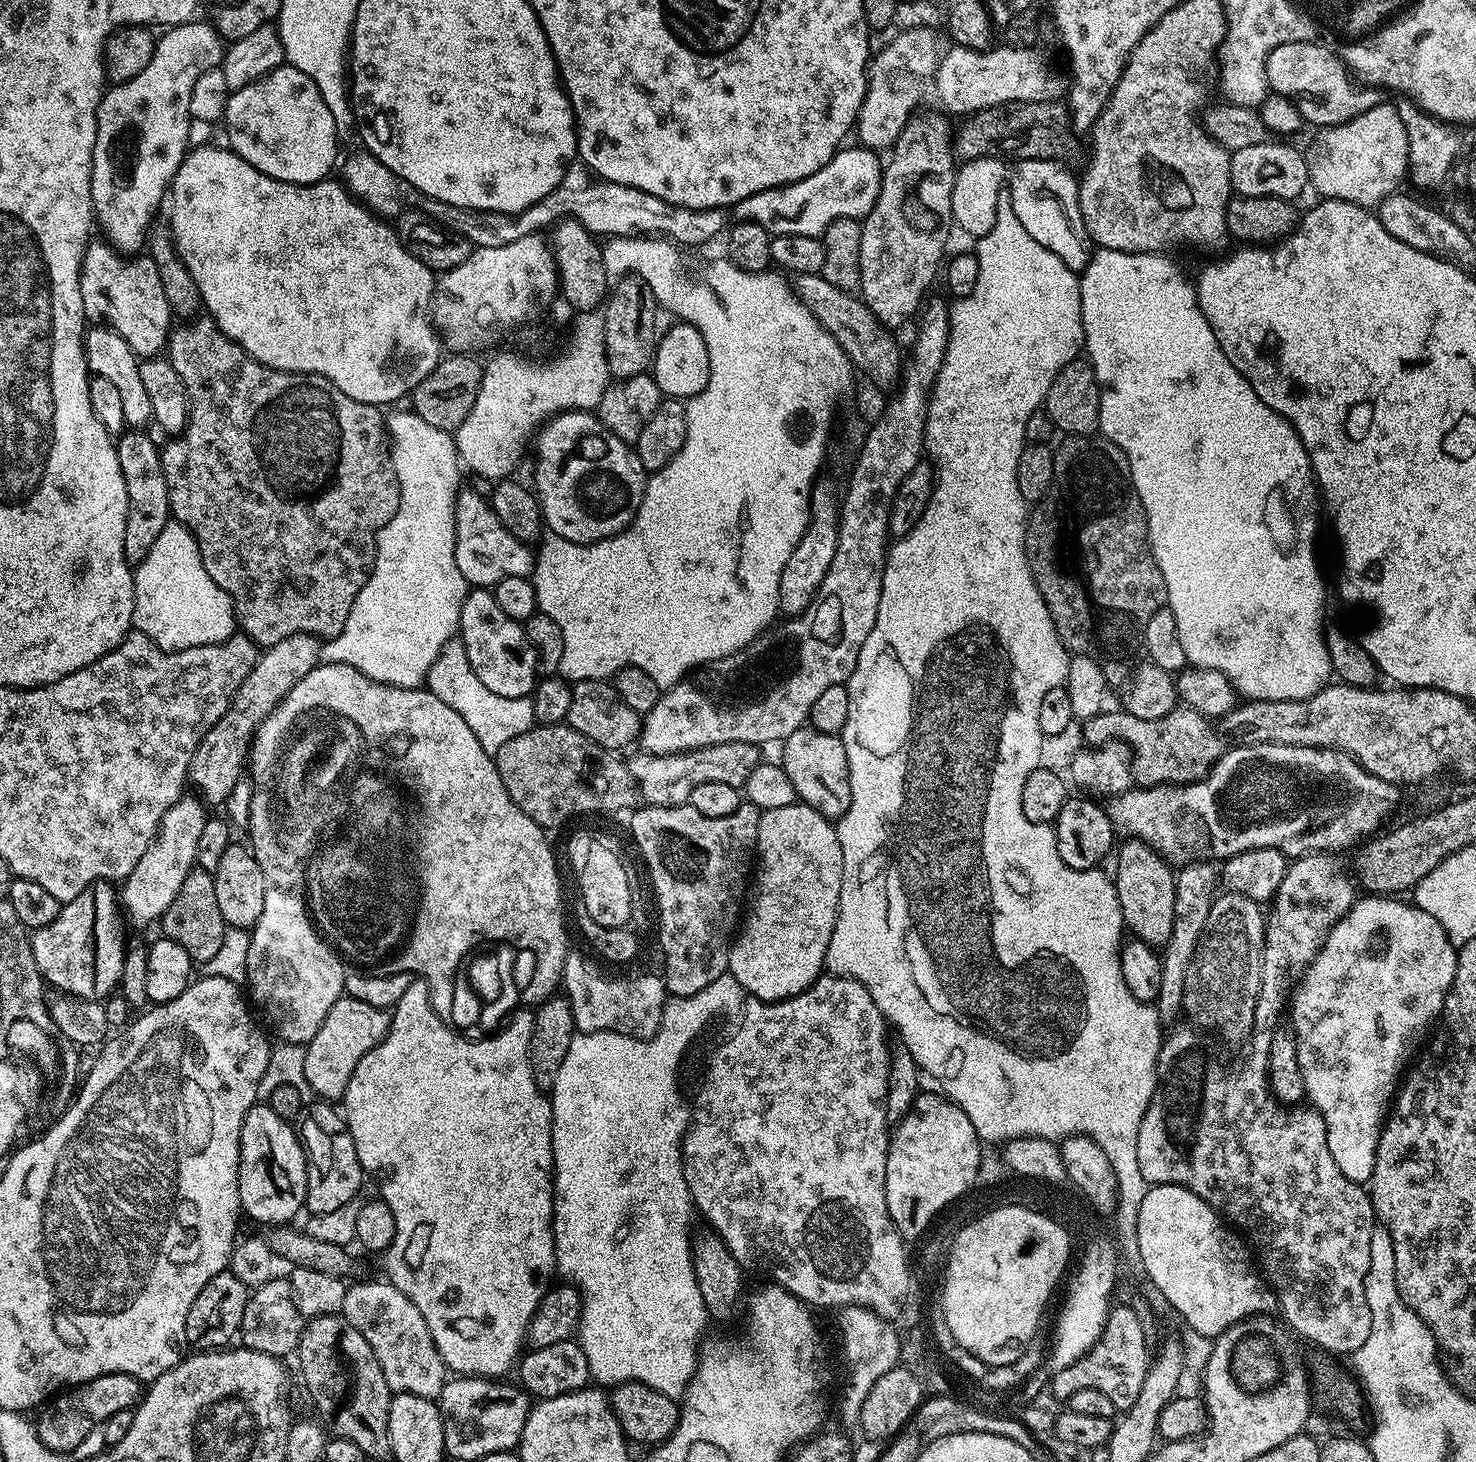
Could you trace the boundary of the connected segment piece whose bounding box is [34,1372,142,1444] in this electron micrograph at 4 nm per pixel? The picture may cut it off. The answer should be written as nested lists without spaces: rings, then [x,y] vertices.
[[[115,1372],[94,1378],[89,1384],[77,1384],[61,1391],[55,1399],[45,1403],[39,1409],[38,1415],[40,1417],[35,1417],[34,1423],[38,1430],[38,1436],[42,1438],[44,1444],[46,1442],[58,1442],[58,1438],[62,1434],[66,1436],[66,1432],[74,1432],[74,1436],[81,1436],[82,1438],[82,1434],[86,1434],[86,1426],[90,1426],[88,1422],[90,1422],[90,1418],[94,1418],[94,1414],[106,1412],[106,1414],[112,1415],[118,1411],[135,1409],[141,1400],[141,1381],[135,1380],[134,1377],[125,1372]]]

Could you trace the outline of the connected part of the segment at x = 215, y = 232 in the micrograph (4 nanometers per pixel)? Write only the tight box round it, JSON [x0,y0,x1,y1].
[170,144,442,406]

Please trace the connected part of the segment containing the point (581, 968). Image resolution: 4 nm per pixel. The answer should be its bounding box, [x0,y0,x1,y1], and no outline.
[562,958,670,1040]

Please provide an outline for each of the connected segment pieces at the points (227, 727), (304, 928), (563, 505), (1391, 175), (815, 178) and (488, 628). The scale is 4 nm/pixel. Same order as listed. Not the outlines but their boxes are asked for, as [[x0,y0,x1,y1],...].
[[187,632,321,805],[246,886,346,1046],[534,411,646,544],[1308,102,1408,210],[734,147,884,237],[458,586,538,698]]

